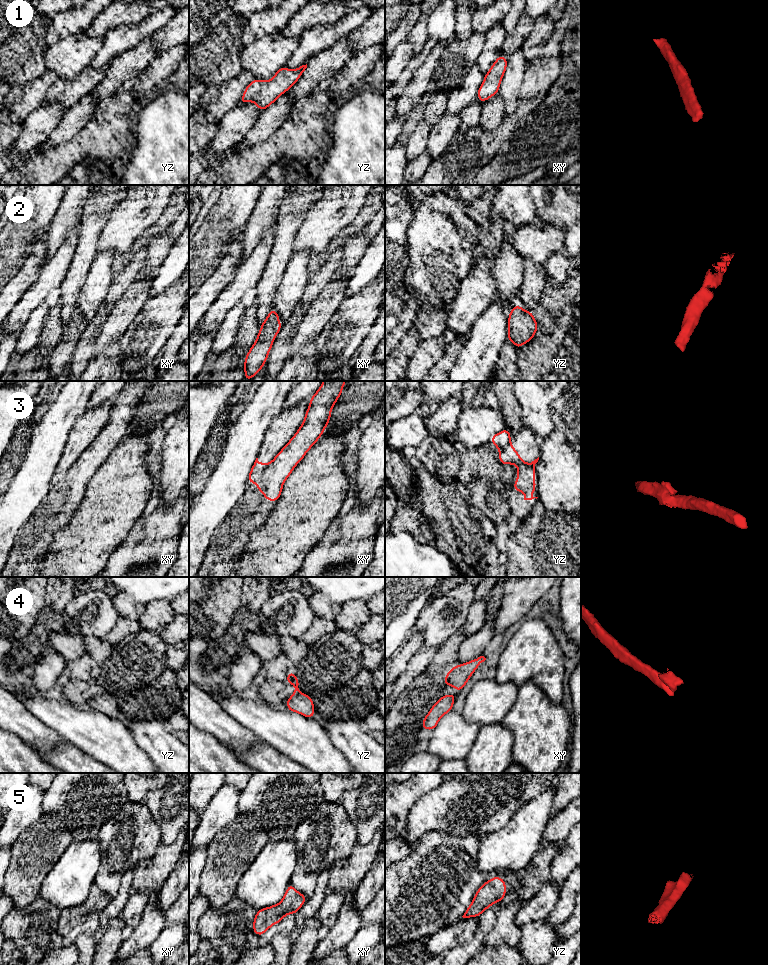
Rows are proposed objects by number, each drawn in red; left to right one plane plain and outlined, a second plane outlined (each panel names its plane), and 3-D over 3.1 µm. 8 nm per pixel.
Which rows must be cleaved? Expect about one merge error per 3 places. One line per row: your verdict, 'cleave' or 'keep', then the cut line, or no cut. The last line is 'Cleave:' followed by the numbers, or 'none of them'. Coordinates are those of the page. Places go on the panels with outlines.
1: keep; no cut
2: keep; no cut
3: cleave; cut in xy along (268, 464), (257, 481)
4: cleave; cut in yz along (298, 692), (293, 695)
5: keep; no cut
Cleave: 3, 4

